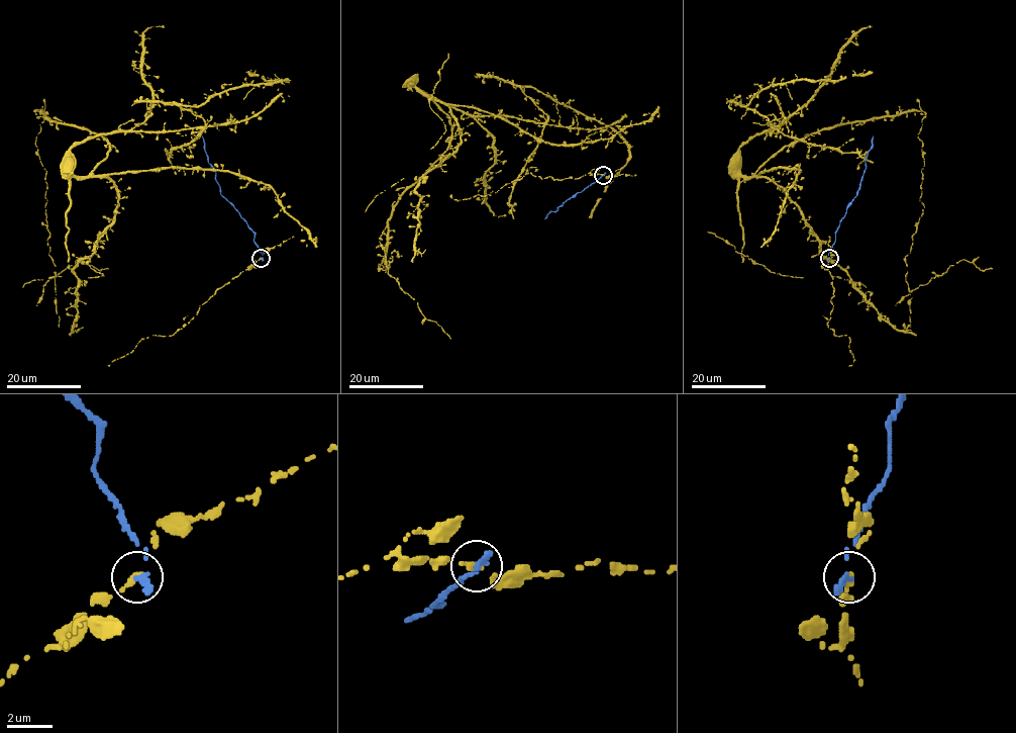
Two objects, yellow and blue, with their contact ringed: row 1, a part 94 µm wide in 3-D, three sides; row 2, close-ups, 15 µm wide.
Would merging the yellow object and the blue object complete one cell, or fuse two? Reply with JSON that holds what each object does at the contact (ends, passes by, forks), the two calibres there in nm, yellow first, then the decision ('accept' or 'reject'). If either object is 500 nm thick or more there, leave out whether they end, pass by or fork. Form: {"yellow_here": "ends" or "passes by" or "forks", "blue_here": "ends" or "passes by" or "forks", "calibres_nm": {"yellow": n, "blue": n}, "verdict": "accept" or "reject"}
{"yellow_here": "ends", "blue_here": "ends", "calibres_nm": {"yellow": 280, "blue": 320}, "verdict": "reject"}

